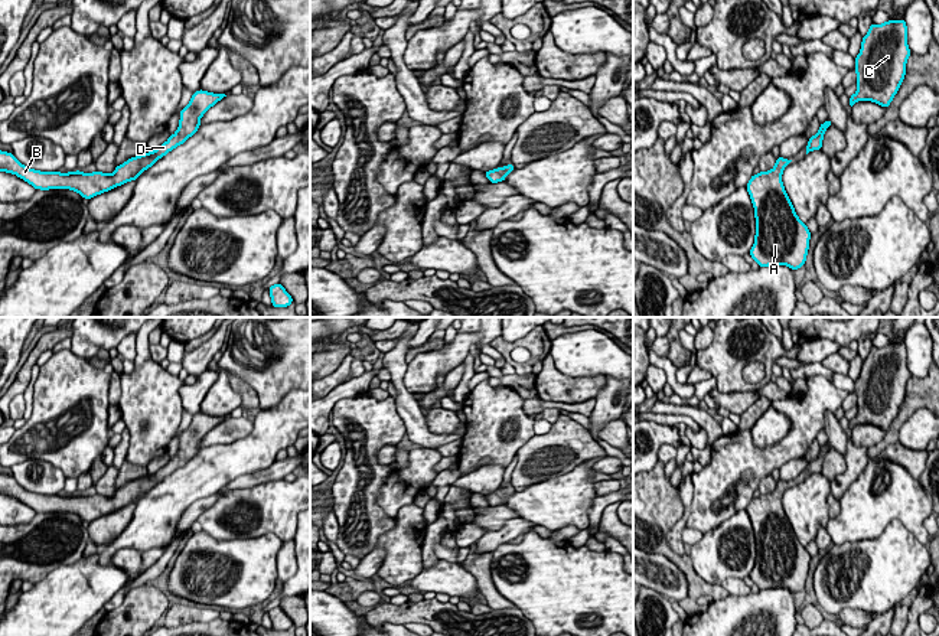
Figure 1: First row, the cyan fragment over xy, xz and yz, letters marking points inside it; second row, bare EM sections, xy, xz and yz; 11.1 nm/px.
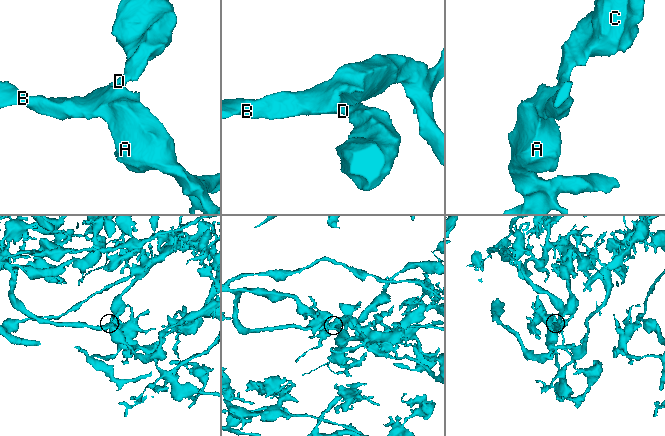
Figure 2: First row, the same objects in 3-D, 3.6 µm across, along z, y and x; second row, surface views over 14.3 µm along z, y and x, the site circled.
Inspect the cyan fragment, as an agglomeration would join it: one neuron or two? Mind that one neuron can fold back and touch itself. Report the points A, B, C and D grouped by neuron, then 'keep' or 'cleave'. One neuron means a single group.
A B C D | keep

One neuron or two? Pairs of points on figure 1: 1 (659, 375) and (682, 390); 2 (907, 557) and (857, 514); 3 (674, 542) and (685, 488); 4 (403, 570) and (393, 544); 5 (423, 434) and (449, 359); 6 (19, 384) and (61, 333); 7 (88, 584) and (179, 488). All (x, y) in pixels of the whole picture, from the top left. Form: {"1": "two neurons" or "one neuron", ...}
{"1": "two neurons", "2": "two neurons", "3": "one neuron", "4": "one neuron", "5": "two neurons", "6": "one neuron", "7": "two neurons"}

